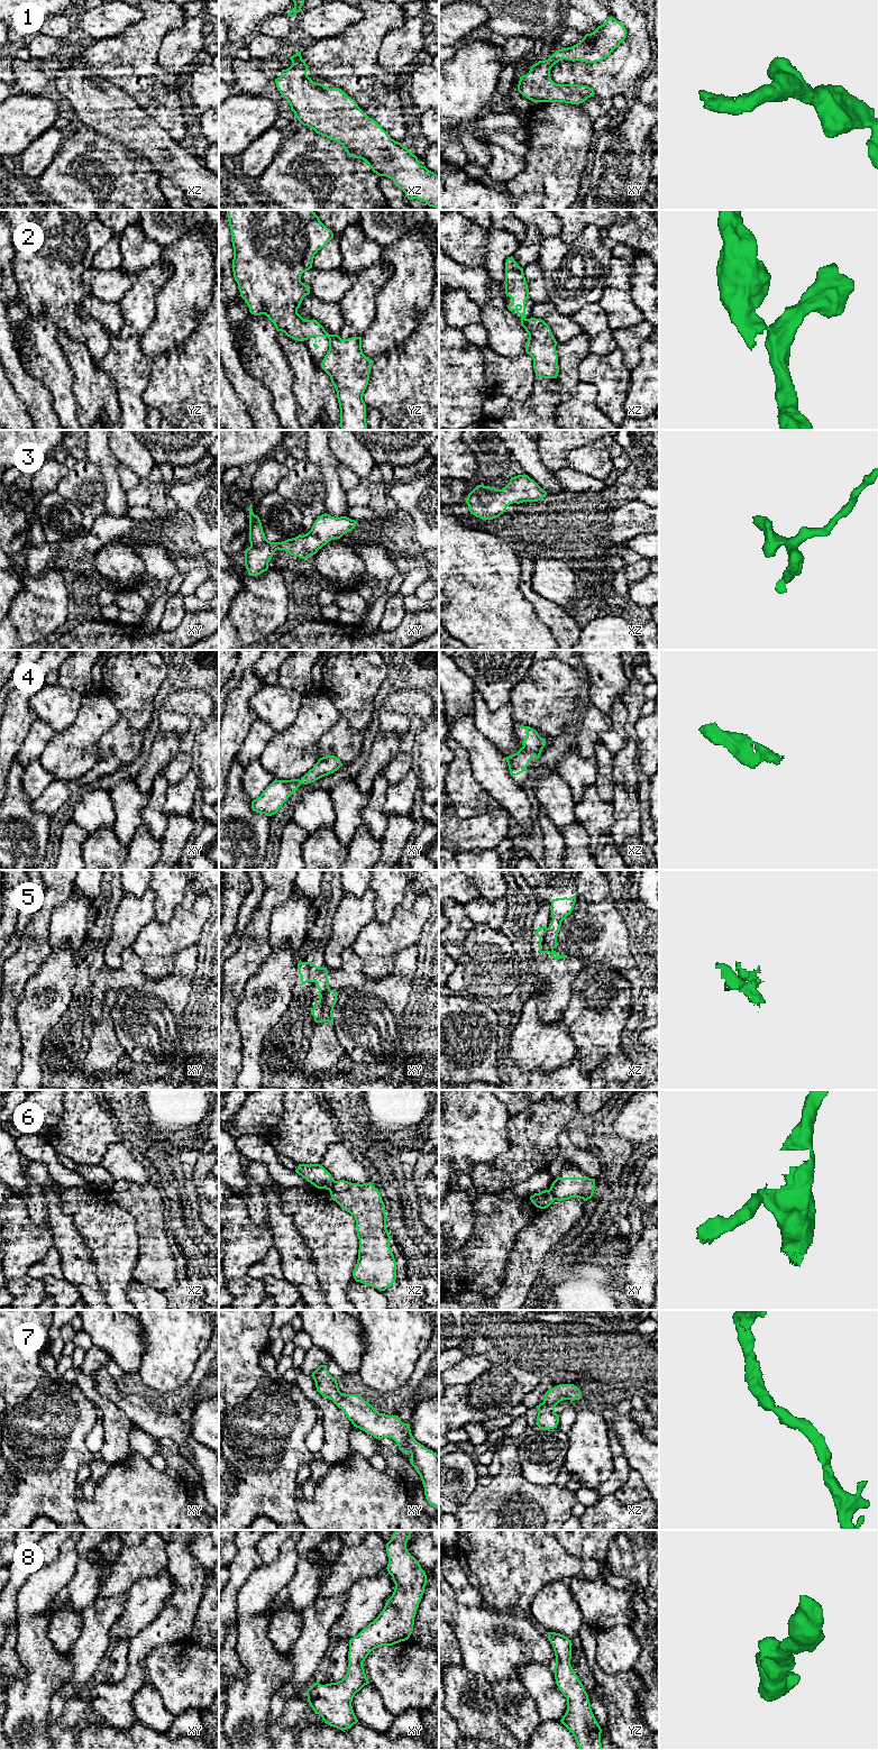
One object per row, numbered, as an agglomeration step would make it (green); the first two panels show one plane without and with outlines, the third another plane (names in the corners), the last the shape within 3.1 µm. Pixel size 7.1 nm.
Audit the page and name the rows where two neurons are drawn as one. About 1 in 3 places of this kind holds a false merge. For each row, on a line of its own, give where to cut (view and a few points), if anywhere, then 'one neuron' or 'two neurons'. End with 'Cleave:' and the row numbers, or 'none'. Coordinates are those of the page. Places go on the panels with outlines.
1: no cut | one neuron
2: xz (526, 319), (521, 321) | two neurons
3: no cut | one neuron
4: no cut | one neuron
5: xy (329, 989), (326, 993), (325, 1020) | two neurons
6: xy (549, 1189), (555, 1199) | two neurons
7: no cut | one neuron
8: no cut | one neuron
Cleave: 2, 5, 6

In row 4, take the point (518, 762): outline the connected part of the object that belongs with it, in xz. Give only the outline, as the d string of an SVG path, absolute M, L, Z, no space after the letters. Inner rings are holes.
M519 726L527 730L527 737L522 742L522 748L514 754L504 758L507 762L511 776L518 776L527 771L529 762L539 759L546 741L536 730L530 726Z

